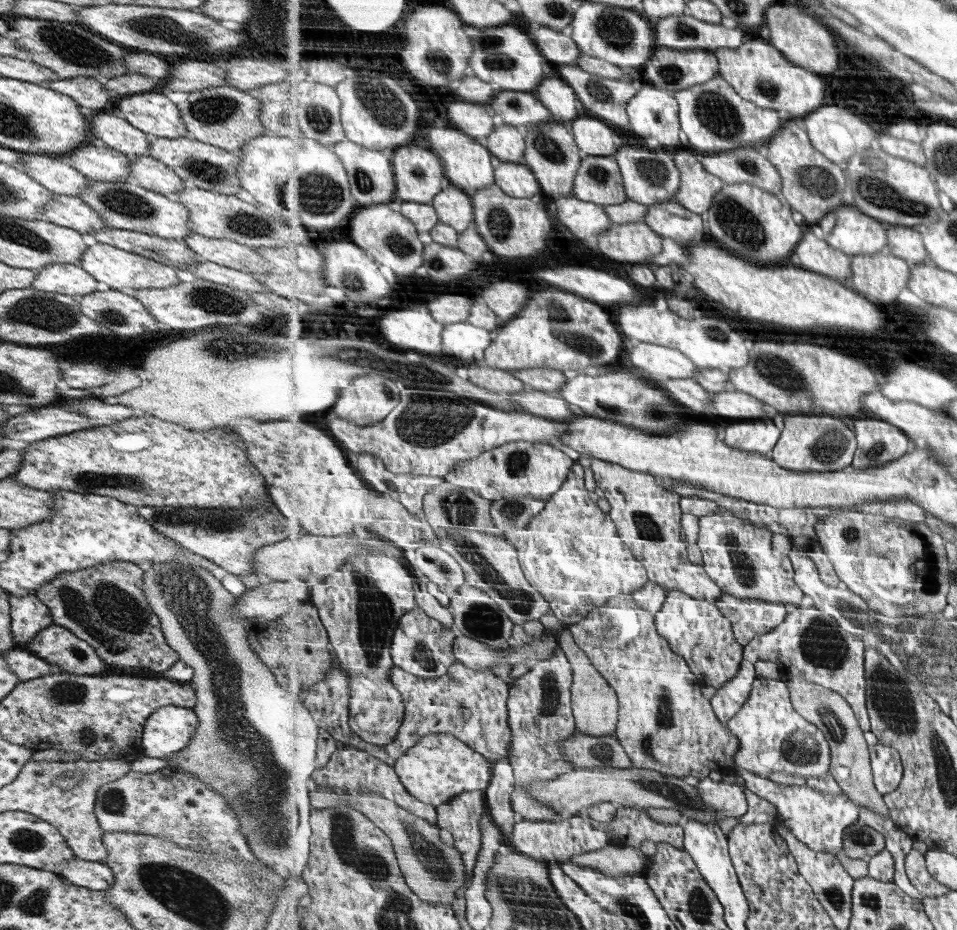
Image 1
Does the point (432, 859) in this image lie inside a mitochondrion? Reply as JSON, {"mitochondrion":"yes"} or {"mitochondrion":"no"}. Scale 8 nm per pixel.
{"mitochondrion":"yes"}

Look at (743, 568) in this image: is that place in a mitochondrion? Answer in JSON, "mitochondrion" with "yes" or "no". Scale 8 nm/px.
{"mitochondrion":"yes"}

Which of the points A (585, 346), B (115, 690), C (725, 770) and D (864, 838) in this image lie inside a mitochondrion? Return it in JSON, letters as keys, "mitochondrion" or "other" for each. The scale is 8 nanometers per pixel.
{"A":"mitochondrion","B":"other","C":"other","D":"mitochondrion"}

